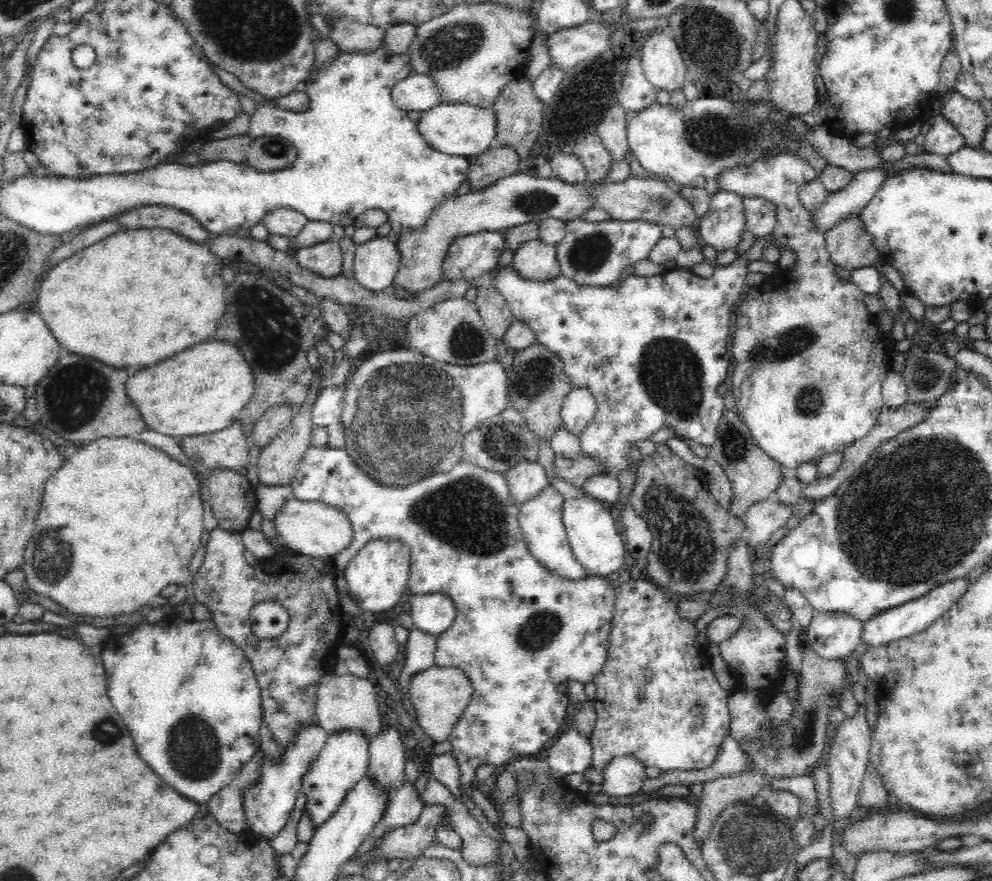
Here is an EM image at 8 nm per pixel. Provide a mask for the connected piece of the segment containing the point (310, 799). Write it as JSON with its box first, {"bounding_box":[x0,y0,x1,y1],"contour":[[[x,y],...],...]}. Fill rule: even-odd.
{"bounding_box":[302,730,369,830],"contour":[[[346,730],[328,736],[326,744],[313,758],[302,780],[302,792],[307,798],[305,813],[315,830],[318,830],[328,818],[332,818],[332,814],[336,814],[336,810],[344,804],[348,792],[354,791],[358,782],[366,776],[368,755],[369,741],[358,730]]]}

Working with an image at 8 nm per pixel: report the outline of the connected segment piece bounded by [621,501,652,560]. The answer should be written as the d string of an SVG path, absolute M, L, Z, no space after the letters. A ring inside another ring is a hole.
M629 501L621 512L621 521L626 530L626 552L631 560L647 558L651 547L652 535L647 524L633 513Z

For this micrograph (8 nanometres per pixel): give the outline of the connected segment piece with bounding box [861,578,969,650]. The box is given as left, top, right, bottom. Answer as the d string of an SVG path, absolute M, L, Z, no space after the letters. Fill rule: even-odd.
M956 578L952 582L936 586L936 589L930 590L922 598L916 598L916 600L900 606L878 611L872 618L863 622L861 642L868 646L870 650L878 648L878 646L884 646L884 644L887 646L890 642L906 638L911 634L924 632L934 620L944 614L944 611L947 611L960 598L961 594L964 594L968 584L963 578Z

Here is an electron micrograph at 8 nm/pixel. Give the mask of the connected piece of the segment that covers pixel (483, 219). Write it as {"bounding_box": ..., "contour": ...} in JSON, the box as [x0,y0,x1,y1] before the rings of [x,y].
{"bounding_box":[393,151,632,293],"contour":[[[630,151],[628,156],[620,162],[614,162],[608,170],[608,174],[600,180],[600,182],[585,181],[578,184],[568,184],[559,180],[556,176],[551,175],[548,178],[526,176],[524,174],[516,174],[503,180],[500,180],[495,186],[484,190],[483,192],[474,194],[468,193],[462,197],[454,196],[450,198],[435,214],[429,219],[428,225],[418,232],[403,232],[400,237],[393,237],[397,242],[397,246],[401,251],[403,260],[400,261],[400,270],[394,278],[395,286],[402,286],[406,288],[410,293],[417,293],[436,283],[440,282],[440,267],[441,262],[444,260],[444,254],[448,252],[448,246],[454,242],[456,236],[466,236],[466,234],[476,234],[481,232],[504,232],[505,229],[511,226],[518,226],[528,222],[542,223],[547,219],[555,219],[568,223],[577,219],[582,219],[583,216],[590,210],[598,208],[595,202],[593,202],[593,191],[597,187],[606,187],[607,185],[618,185],[626,181],[628,175],[630,175],[630,168],[628,161],[632,158]]]}

